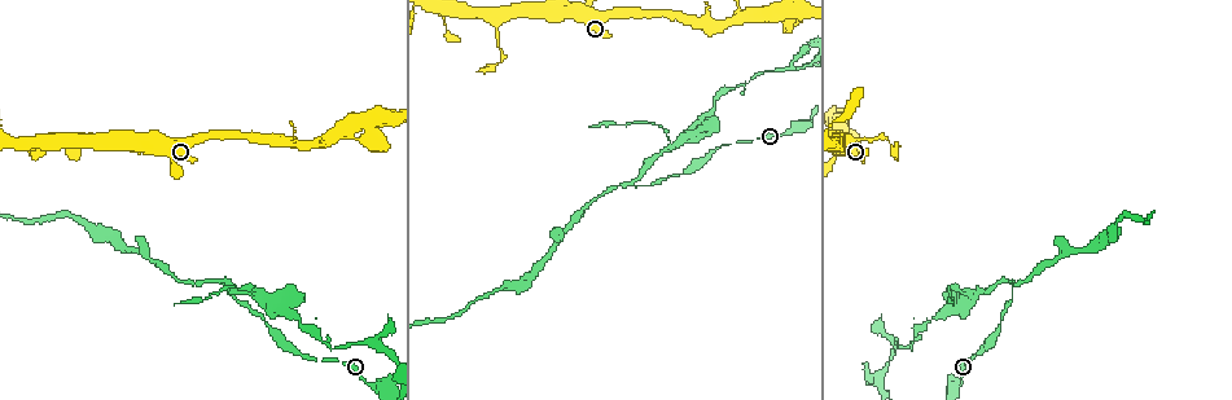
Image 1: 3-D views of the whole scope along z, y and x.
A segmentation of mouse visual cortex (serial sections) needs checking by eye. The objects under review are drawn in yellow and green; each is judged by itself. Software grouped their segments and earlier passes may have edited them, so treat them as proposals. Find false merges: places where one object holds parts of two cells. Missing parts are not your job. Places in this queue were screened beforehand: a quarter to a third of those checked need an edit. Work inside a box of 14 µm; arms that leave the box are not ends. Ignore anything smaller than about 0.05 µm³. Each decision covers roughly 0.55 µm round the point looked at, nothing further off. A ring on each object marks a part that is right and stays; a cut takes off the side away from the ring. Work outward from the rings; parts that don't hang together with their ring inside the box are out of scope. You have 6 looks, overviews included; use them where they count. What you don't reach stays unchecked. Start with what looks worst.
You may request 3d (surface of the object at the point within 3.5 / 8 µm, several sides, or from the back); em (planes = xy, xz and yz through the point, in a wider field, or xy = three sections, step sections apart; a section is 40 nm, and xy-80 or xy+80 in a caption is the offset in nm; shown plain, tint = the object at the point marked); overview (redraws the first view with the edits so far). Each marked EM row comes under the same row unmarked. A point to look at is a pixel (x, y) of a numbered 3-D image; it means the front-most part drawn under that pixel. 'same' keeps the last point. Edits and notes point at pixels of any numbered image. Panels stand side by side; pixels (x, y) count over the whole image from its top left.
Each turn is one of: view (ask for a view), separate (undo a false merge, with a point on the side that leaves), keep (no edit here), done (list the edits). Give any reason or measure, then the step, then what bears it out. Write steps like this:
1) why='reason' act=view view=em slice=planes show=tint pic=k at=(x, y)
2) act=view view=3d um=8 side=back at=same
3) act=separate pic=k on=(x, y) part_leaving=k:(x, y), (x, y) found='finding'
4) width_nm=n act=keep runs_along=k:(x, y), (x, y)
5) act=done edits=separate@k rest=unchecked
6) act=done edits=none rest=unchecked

why='three arms meet' act=view view=3d um=3.5 pic=1 at=(499, 21)

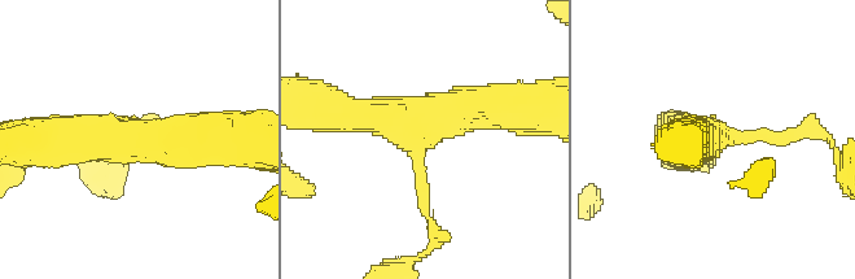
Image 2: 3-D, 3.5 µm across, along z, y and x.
arms=3 arm_widths_nm=150,400,500 act=view view=em slice=planes show=tint pic=2 at=(416, 137)

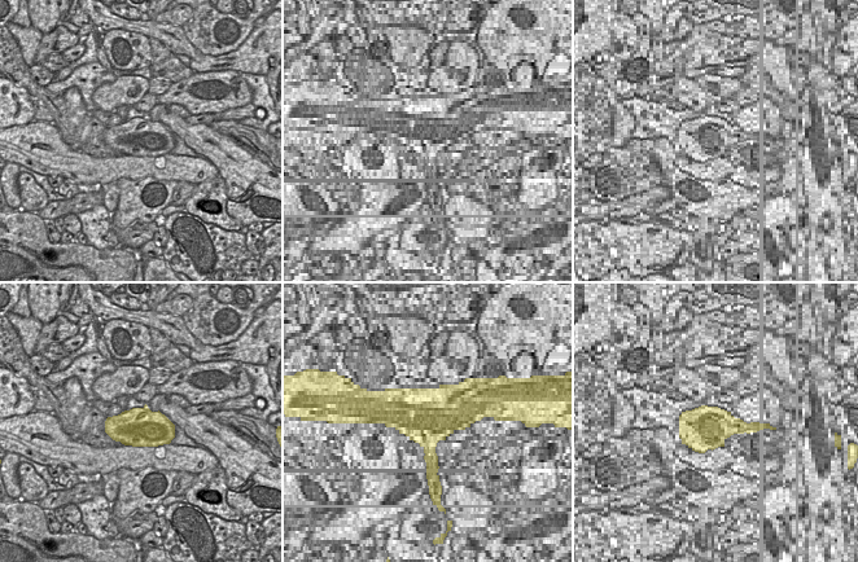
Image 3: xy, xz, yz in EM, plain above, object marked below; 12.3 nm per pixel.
act=keep runs_along=2:(219, 142), (44, 138) found='all the same cell'

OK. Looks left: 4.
act=view view=3d um=3.5 side=back pic=1 at=(326, 139)

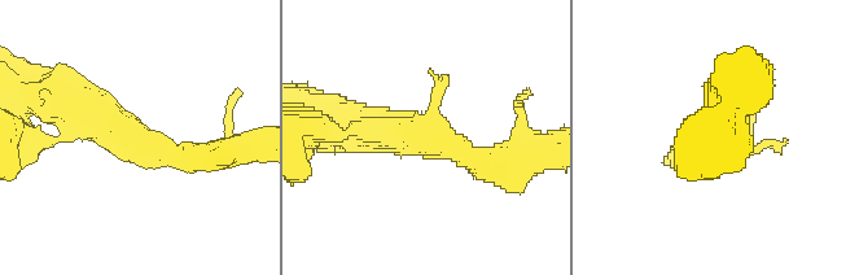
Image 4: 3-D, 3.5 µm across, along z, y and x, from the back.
why='now the EM' act=view view=em slice=xy step=1 show=tint pic=4 at=(429, 136)

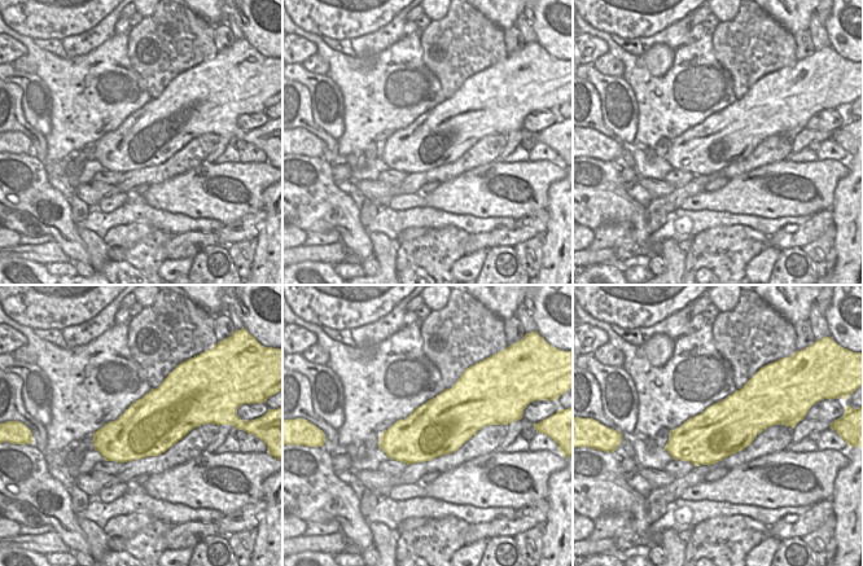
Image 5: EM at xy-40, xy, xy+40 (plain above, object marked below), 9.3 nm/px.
act=keep found='all the same cell'

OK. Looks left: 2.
why='a narrow waist' act=view view=3d um=3.5 pic=1 at=(742, 140)

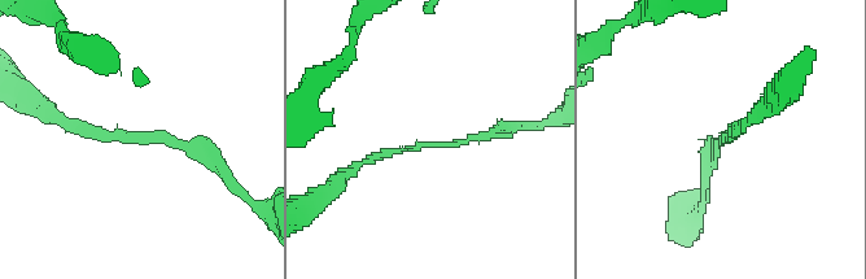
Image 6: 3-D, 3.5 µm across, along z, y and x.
arm_widths_nm=150,150 act=view view=em slice=planes show=tint pic=6 at=(129, 139)

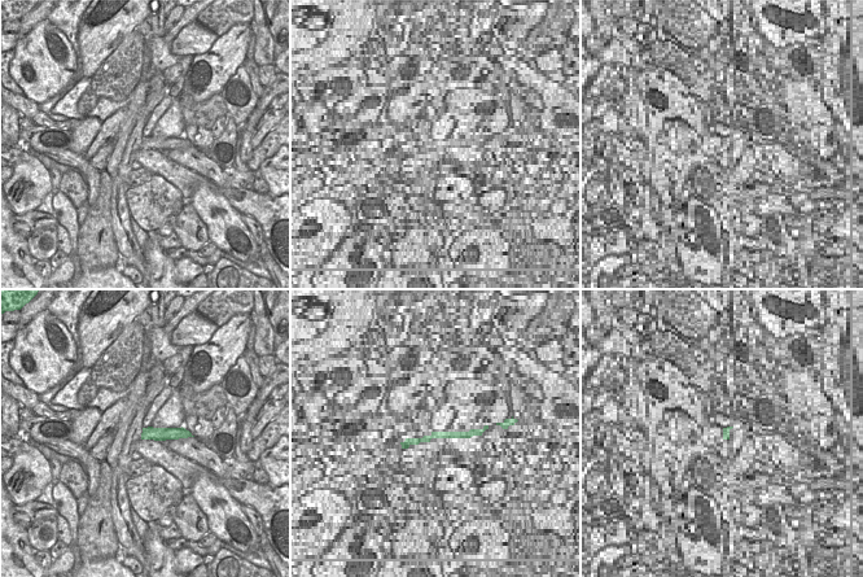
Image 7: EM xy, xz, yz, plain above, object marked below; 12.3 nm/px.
act=keep runs_along=7:(185, 433), (148, 433), (144, 436) found='all the same cell'

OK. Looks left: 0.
act=done edits=none rest=unchecked

